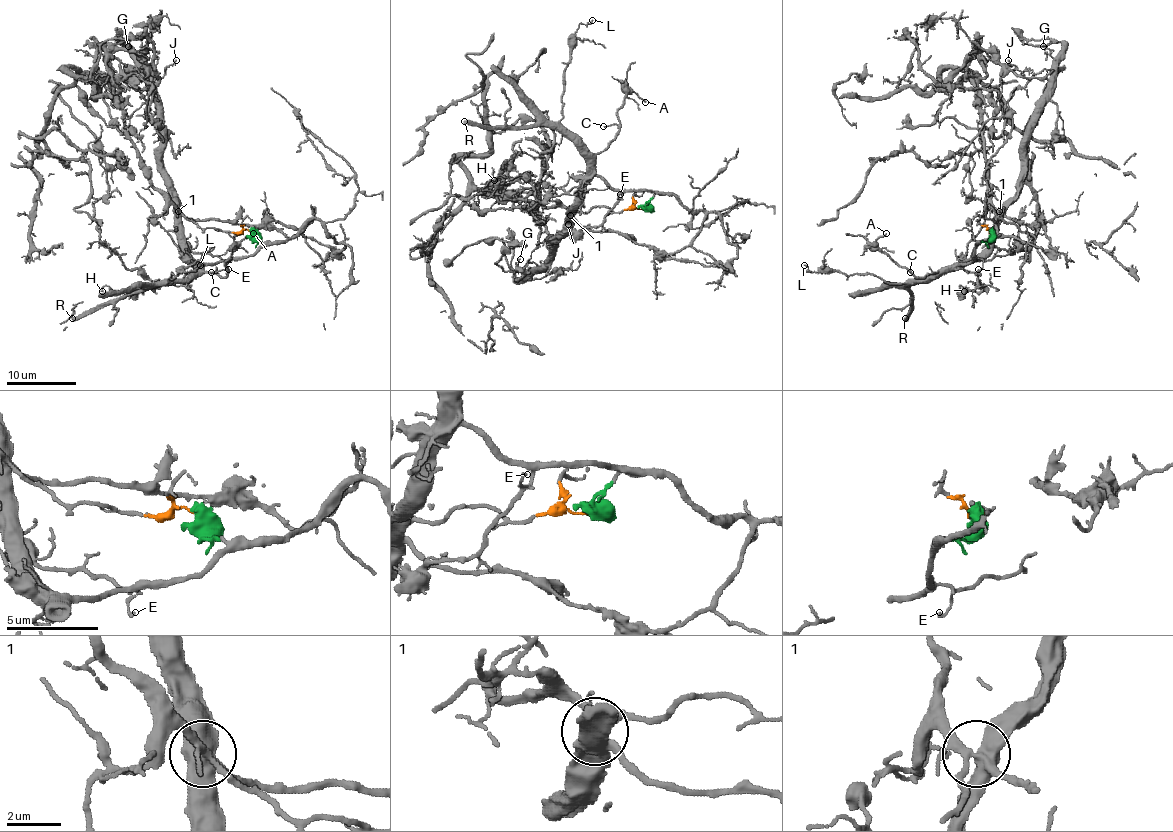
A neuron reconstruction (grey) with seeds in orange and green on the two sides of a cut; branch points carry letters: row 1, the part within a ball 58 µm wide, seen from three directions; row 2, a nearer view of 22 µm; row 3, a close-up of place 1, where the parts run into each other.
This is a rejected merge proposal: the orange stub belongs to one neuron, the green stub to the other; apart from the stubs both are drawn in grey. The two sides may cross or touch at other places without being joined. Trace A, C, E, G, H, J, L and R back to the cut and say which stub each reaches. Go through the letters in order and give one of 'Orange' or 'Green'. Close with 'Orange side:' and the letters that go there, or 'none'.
A: Green
C: Green
E: Green
G: Green
H: Green
J: Green
L: Green
R: Green
Orange side: none

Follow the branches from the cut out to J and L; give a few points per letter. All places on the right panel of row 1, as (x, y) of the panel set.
J: (993, 231), (960, 264), (988, 245), (1016, 193), (1025, 130), (1047, 86), (1007, 60)
L: (993, 231), (978, 243), (972, 261), (944, 266), (922, 280), (887, 283), (873, 275), (808, 271), (803, 264)

